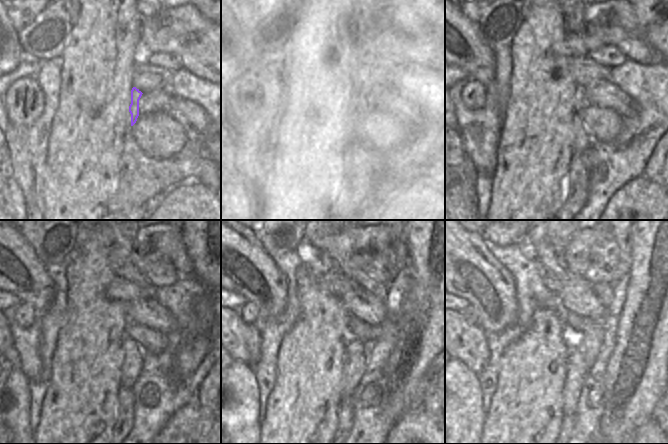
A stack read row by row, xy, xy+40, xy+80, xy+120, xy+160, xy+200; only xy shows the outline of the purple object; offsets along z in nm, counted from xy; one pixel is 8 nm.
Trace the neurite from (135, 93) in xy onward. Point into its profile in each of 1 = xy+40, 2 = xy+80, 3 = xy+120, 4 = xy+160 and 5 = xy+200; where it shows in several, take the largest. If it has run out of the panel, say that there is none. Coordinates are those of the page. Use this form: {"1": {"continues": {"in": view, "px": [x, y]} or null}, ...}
{"1": {"continues": {"in": "xy+40", "px": [360, 99]}}, "2": {"continues": {"in": "xy+80", "px": [581, 138]}}, "3": {"continues": {"in": "xy+120", "px": [133, 362]}}, "4": {"continues": {"in": "xy+160", "px": [355, 363]}}, "5": {"continues": {"in": "xy+200", "px": [577, 371]}}}

